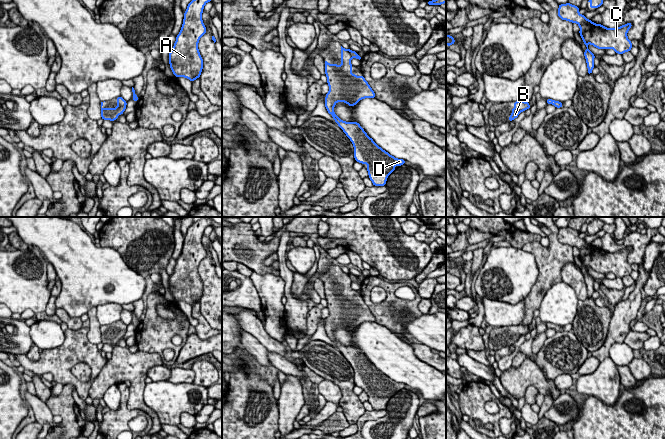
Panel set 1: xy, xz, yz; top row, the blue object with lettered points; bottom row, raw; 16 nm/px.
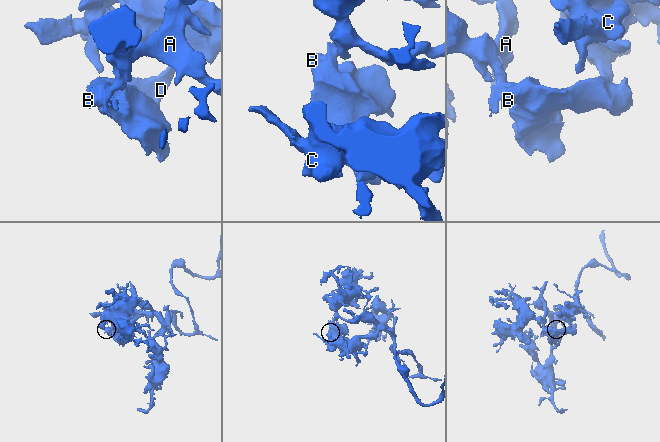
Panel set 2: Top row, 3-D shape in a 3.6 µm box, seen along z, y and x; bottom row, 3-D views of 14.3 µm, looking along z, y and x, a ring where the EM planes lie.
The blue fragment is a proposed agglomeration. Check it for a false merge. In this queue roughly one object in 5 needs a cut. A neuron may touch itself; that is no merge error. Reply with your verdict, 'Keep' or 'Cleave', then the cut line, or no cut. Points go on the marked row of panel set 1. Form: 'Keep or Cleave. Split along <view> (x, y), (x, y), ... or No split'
Keep. No split

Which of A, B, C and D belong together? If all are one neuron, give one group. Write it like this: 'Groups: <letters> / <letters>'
Groups: A B C D

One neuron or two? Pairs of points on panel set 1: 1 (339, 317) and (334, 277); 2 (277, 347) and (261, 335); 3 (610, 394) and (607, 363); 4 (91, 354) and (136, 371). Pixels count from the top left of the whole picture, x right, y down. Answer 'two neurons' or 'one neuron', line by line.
1: one neuron
2: one neuron
3: one neuron
4: two neurons

